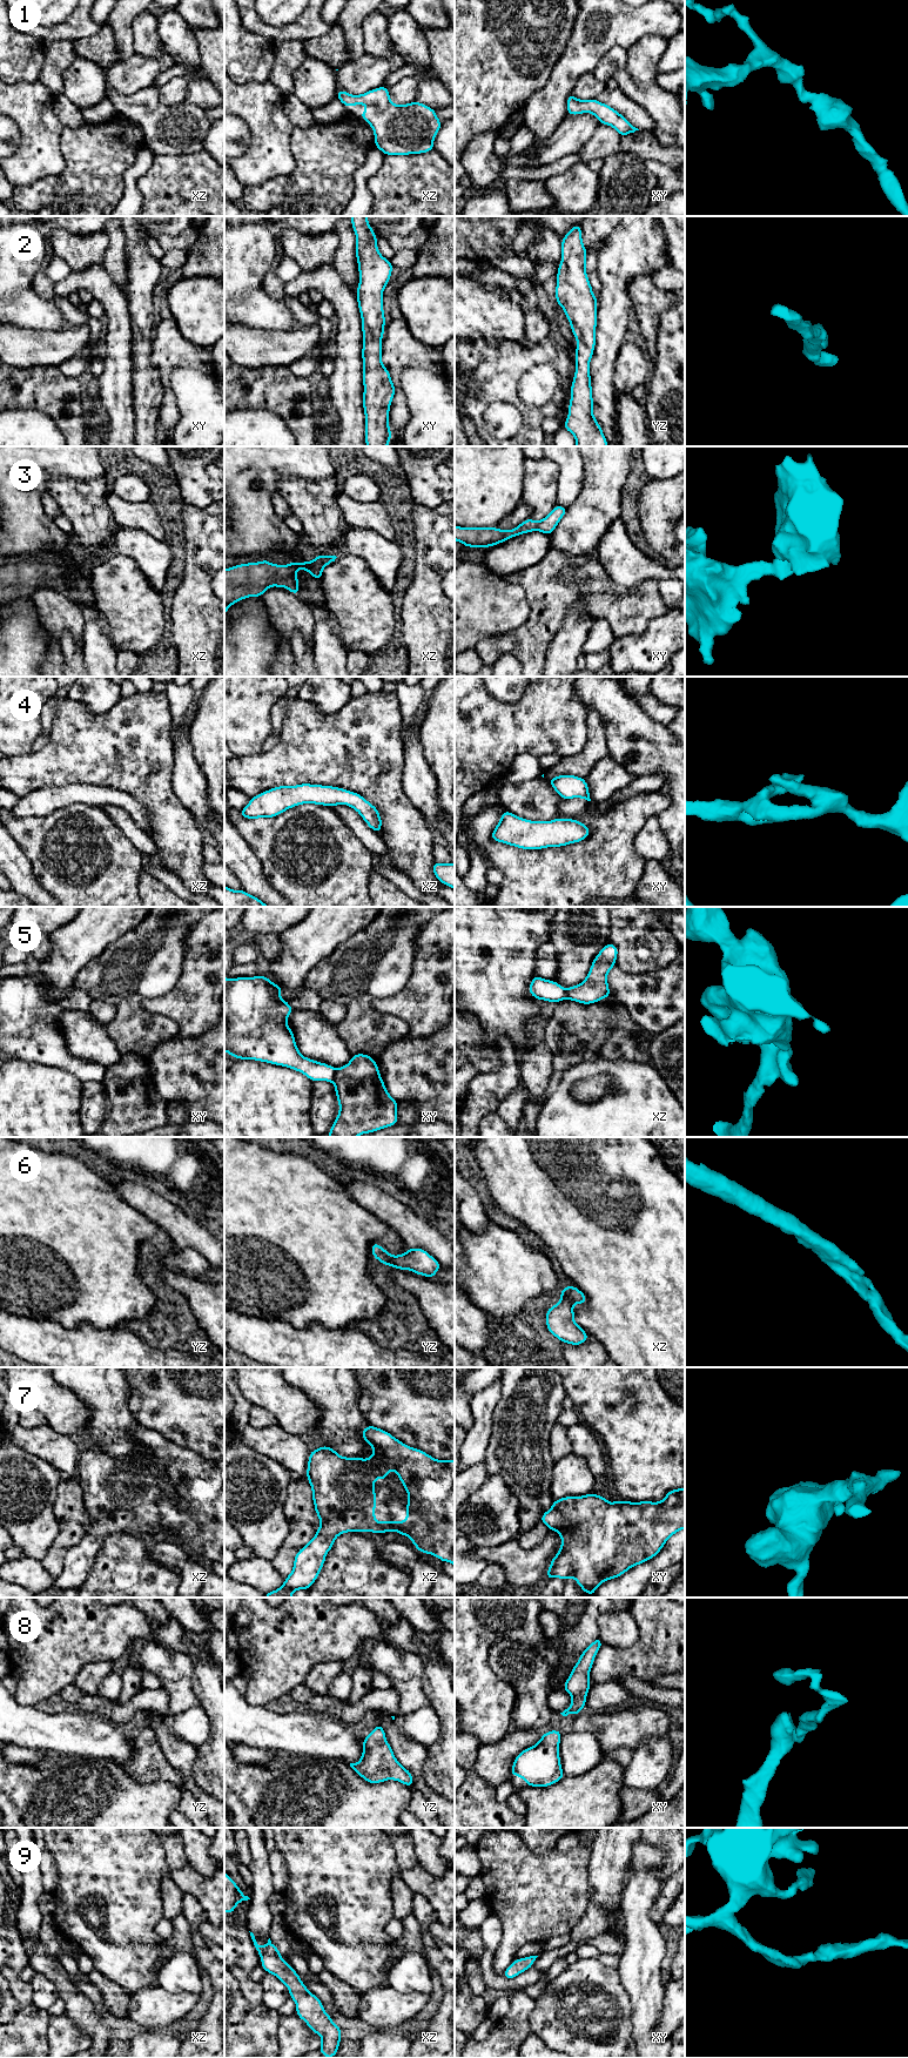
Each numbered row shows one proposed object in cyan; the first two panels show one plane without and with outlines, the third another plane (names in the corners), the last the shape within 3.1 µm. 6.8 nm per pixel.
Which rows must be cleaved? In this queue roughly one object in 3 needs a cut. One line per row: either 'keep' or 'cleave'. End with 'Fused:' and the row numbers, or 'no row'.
1: keep
2: keep
3: keep
4: keep
5: cleave
6: keep
7: keep
8: keep
9: keep
Fused: 5

